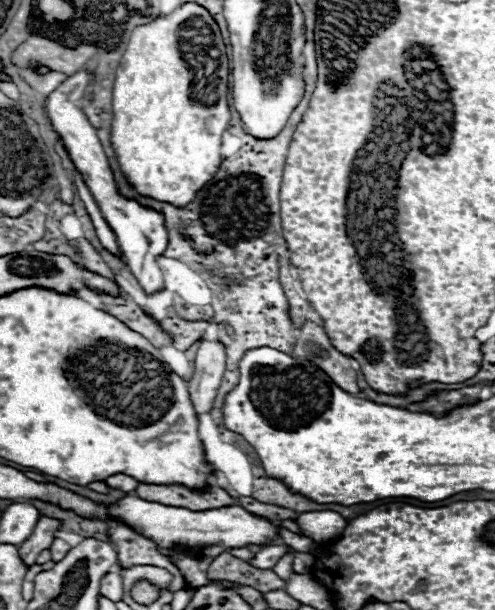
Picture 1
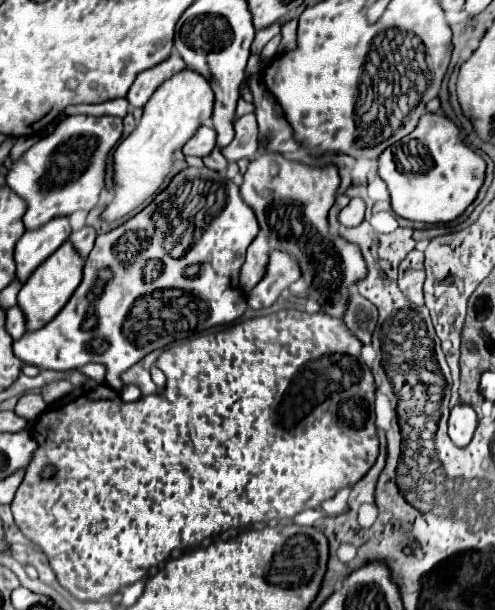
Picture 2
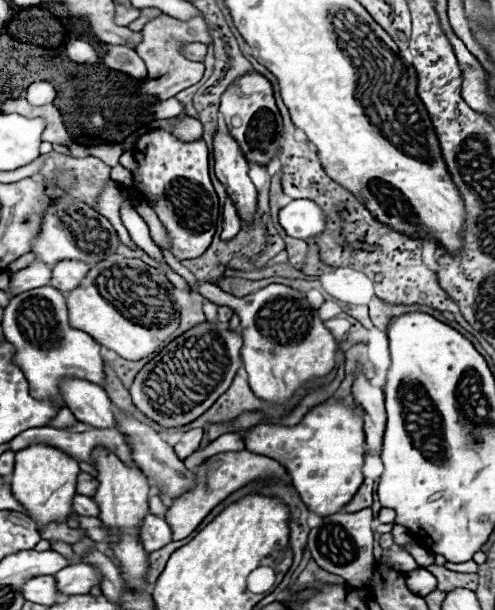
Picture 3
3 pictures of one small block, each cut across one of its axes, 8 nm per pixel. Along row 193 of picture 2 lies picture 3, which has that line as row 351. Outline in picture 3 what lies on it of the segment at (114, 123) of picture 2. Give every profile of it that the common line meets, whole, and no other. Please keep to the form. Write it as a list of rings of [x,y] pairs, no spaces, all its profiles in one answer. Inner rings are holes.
[[[42,286],[10,298],[10,304],[4,308],[2,328],[6,340],[16,348],[12,362],[24,372],[30,384],[32,398],[50,400],[56,408],[64,408],[66,402],[60,394],[60,384],[64,376],[104,386],[101,345],[94,342],[94,338],[90,338],[86,332],[70,326],[66,298],[60,290],[52,286]]]

